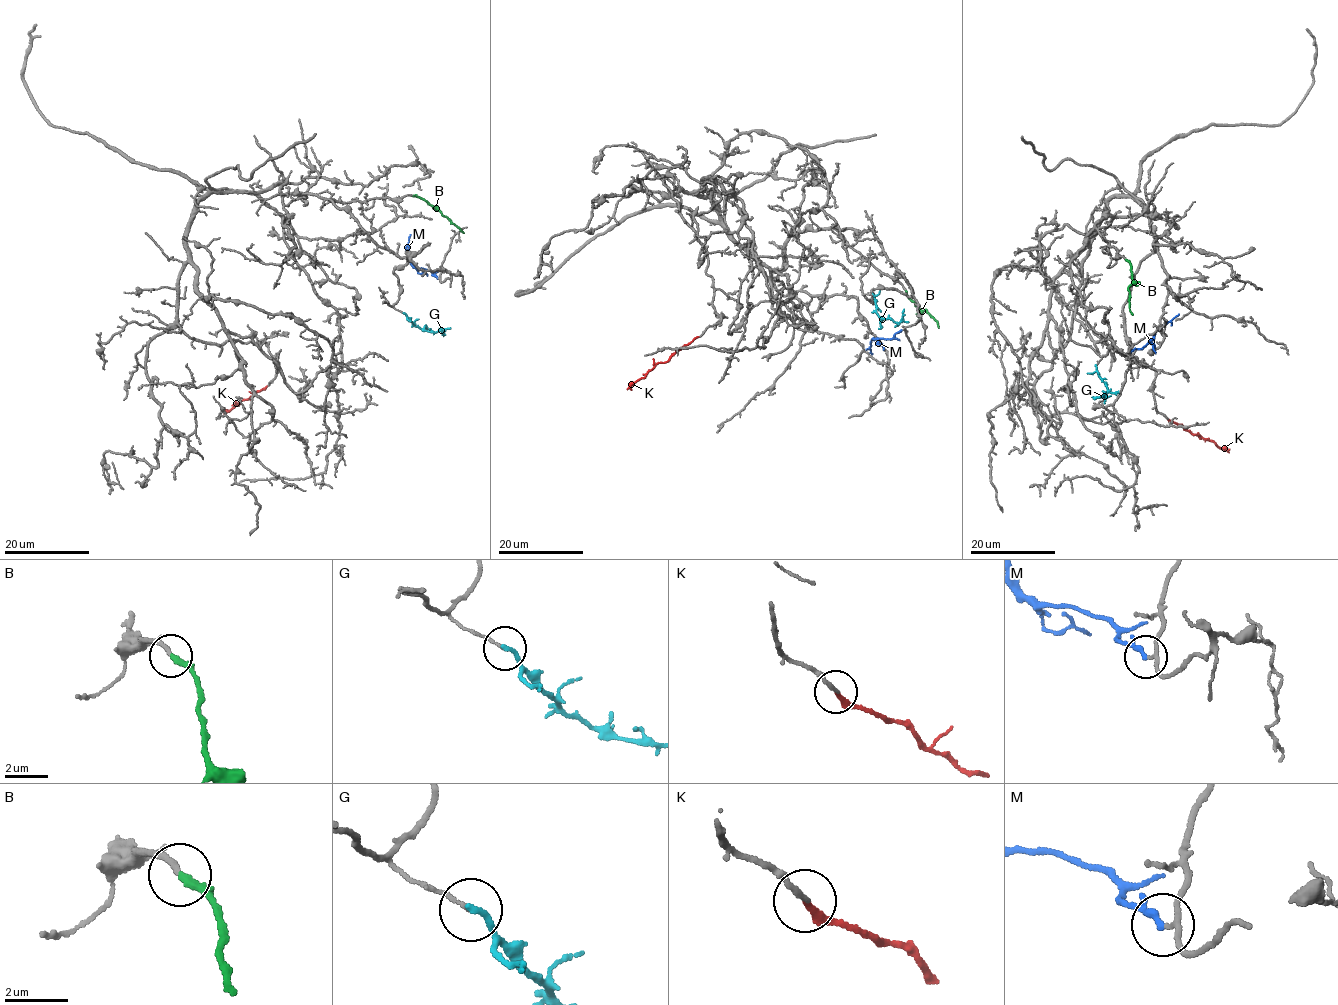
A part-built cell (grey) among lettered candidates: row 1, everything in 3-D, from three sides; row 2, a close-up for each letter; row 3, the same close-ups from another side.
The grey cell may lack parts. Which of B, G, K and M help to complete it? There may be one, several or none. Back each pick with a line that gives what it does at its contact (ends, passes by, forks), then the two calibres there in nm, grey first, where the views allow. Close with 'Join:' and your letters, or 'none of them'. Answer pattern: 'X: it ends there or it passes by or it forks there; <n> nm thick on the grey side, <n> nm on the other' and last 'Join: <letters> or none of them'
B: it ends there; 190 nm thick on the grey side, 260 nm on the other
K: it ends there; 150 nm thick on the grey side, 200 nm on the other
Join: B, K

